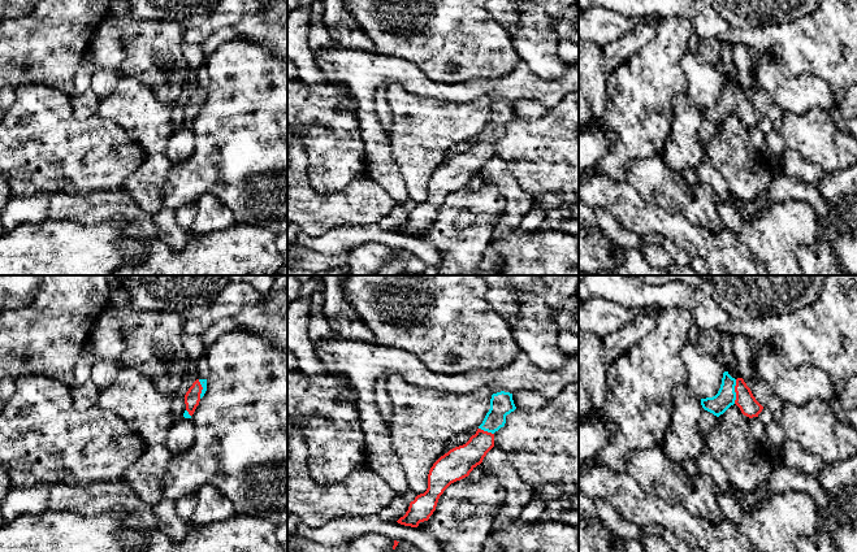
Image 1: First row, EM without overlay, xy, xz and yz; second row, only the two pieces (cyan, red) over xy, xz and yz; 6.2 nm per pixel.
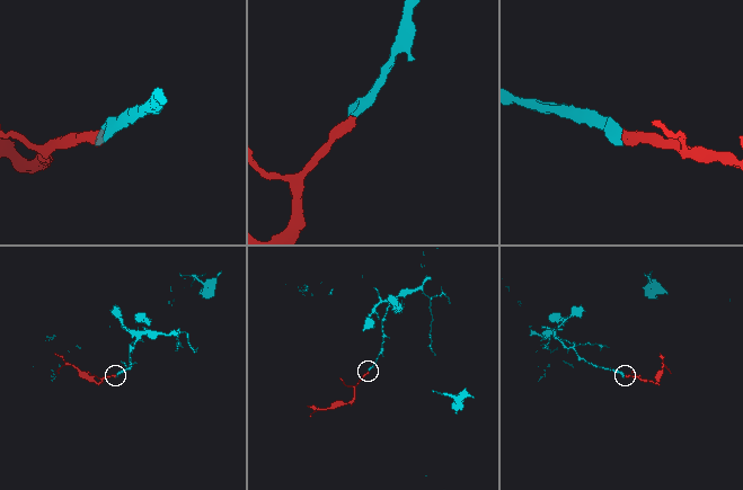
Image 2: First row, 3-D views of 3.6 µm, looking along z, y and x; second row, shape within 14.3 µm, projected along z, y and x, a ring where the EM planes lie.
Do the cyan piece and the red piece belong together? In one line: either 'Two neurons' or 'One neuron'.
One neuron

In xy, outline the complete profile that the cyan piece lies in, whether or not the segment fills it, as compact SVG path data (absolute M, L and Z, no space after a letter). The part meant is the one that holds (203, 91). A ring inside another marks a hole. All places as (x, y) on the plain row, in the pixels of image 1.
M196 88L185 104L186 119L183 122L185 127L191 127L200 108L207 100L207 88Z

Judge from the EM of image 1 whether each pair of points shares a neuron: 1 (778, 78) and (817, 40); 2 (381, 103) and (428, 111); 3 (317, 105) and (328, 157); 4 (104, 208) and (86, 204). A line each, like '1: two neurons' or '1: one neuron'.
1: two neurons
2: two neurons
3: one neuron
4: one neuron

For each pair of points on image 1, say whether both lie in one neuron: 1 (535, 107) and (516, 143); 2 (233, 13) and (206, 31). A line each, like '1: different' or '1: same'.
1: different
2: same

